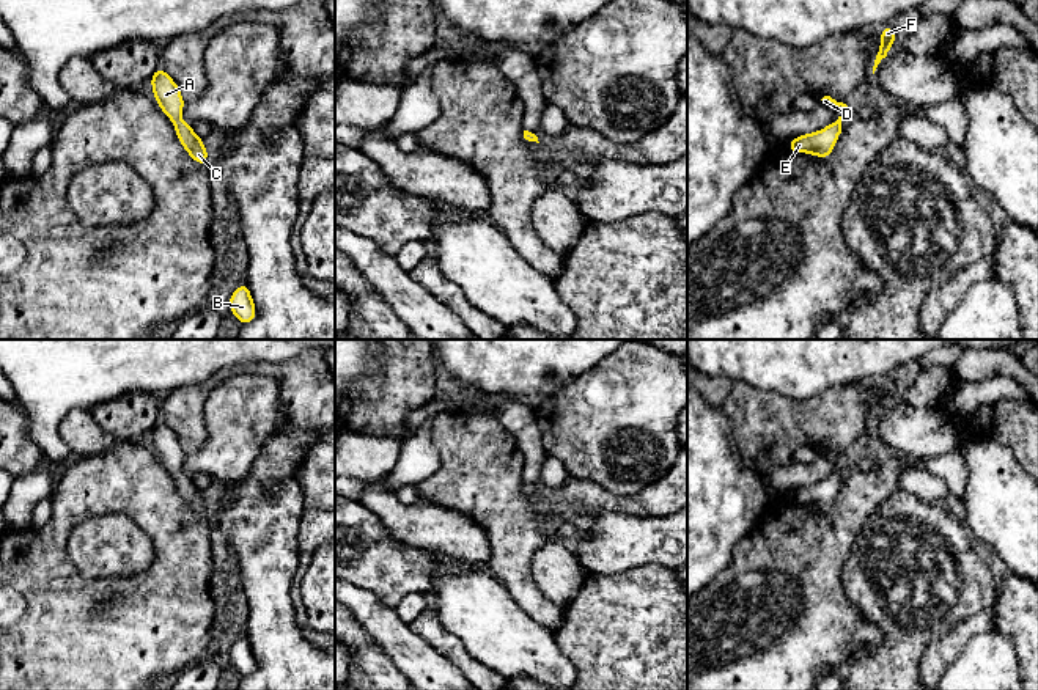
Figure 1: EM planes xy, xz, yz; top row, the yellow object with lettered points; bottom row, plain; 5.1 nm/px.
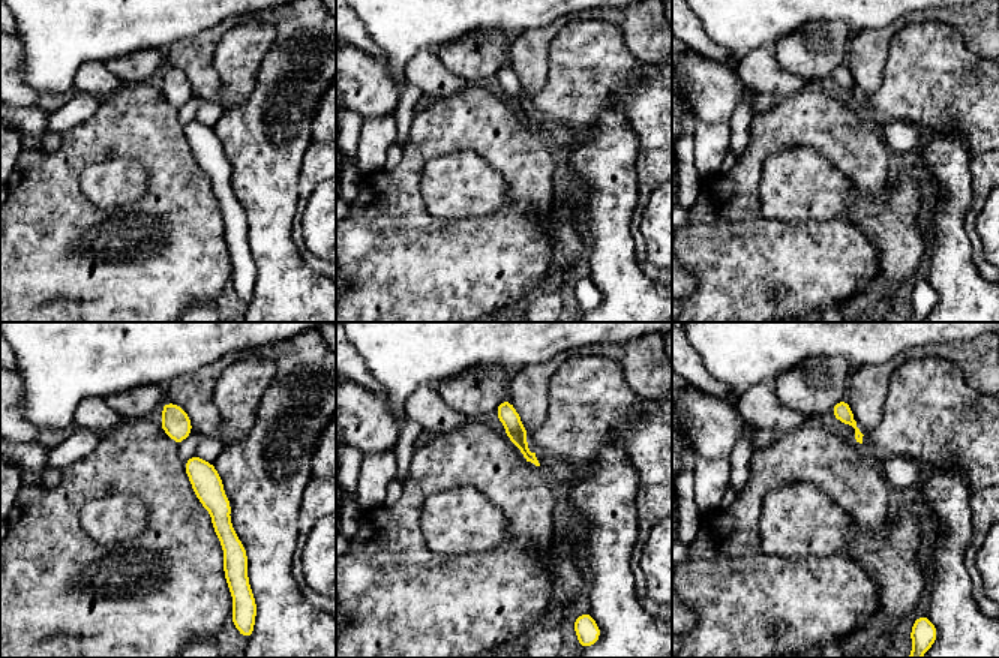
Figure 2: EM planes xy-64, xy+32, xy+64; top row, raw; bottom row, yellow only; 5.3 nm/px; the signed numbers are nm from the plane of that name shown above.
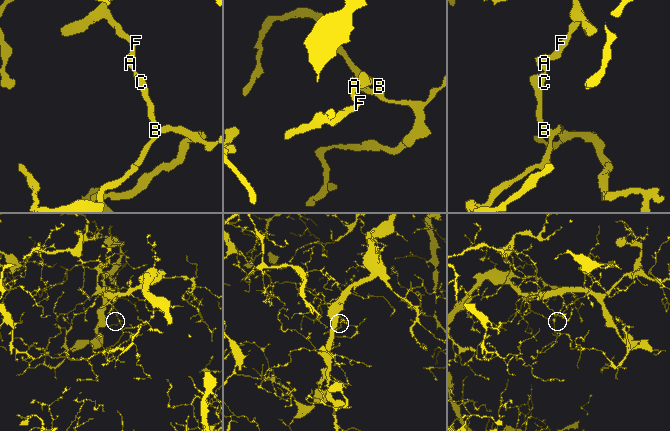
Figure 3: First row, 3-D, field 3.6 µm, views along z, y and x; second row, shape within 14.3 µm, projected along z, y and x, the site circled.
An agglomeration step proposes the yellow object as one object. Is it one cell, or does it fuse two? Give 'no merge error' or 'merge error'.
no merge error

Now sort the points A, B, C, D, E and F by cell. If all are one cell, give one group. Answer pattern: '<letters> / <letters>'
A B C D E F

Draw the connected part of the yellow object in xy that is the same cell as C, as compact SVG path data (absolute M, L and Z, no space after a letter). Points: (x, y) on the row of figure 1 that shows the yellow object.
M159 66L151 75L151 88L159 108L175 124L175 132L187 154L198 163L208 167L208 148L189 123L181 119L186 105L176 82Z

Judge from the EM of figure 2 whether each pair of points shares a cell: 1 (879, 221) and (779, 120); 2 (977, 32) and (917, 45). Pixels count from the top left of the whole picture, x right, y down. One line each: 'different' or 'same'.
1: different
2: different

